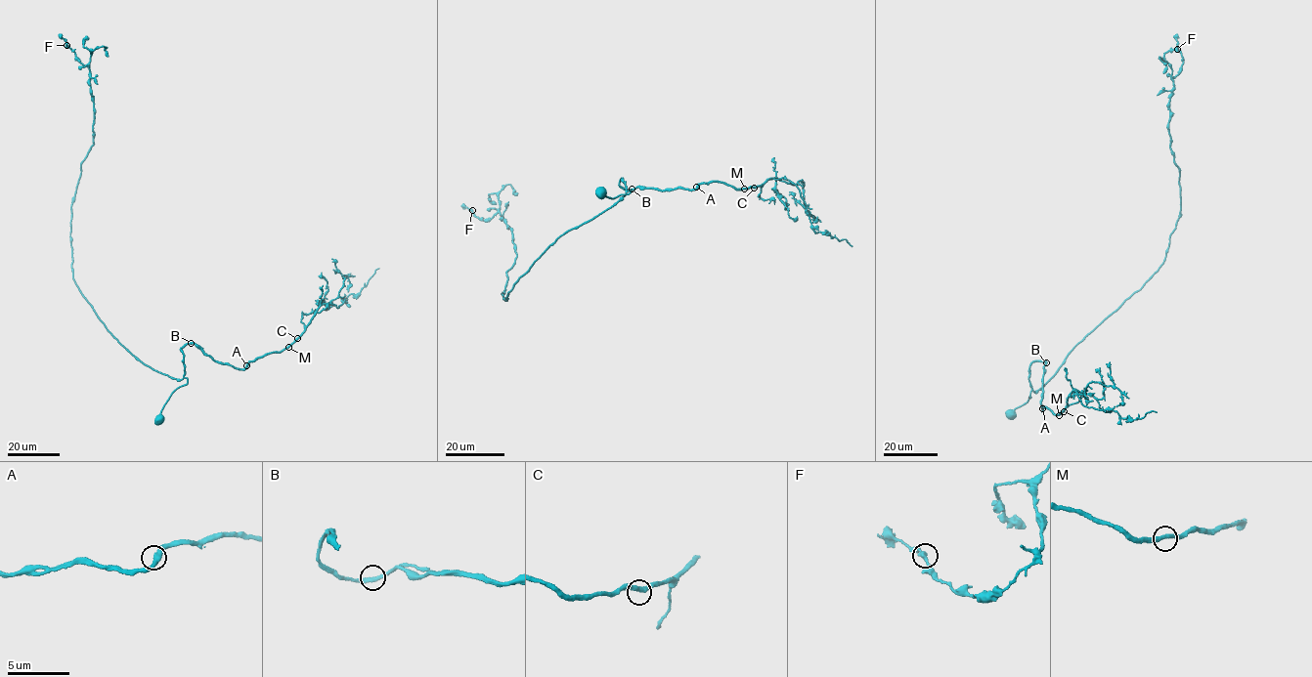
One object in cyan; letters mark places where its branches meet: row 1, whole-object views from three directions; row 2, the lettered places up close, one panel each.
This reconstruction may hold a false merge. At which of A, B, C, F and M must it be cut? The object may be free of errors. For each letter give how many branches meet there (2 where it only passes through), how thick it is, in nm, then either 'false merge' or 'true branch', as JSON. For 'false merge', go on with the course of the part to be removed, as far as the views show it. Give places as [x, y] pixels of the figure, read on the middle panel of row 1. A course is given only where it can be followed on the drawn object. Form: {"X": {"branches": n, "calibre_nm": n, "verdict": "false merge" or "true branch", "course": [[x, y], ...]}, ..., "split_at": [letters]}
{"A": {"branches": 2, "calibre_nm": 360, "verdict": "true branch"}, "B": {"branches": 2, "calibre_nm": 360, "verdict": "true branch"}, "C": {"branches": 2, "calibre_nm": 360, "verdict": "true branch"}, "F": {"branches": 2, "calibre_nm": 360, "verdict": "true branch"}, "M": {"branches": 2, "calibre_nm": 360, "verdict": "true branch"}, "split_at": []}

